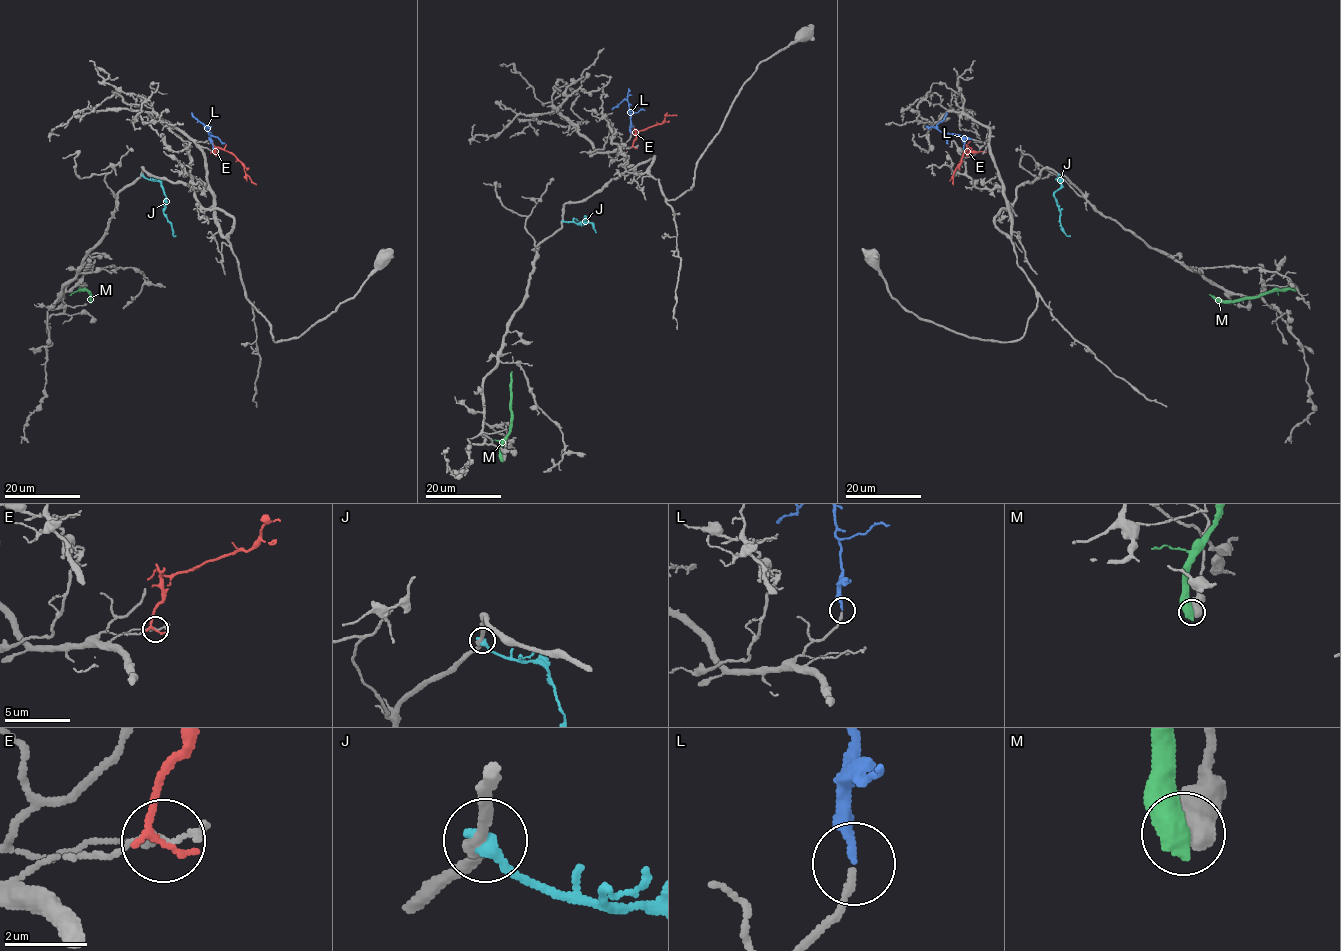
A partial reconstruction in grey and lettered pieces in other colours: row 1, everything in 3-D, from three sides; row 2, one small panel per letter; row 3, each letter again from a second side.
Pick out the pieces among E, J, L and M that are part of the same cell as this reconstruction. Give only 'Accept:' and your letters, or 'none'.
Accept: L

